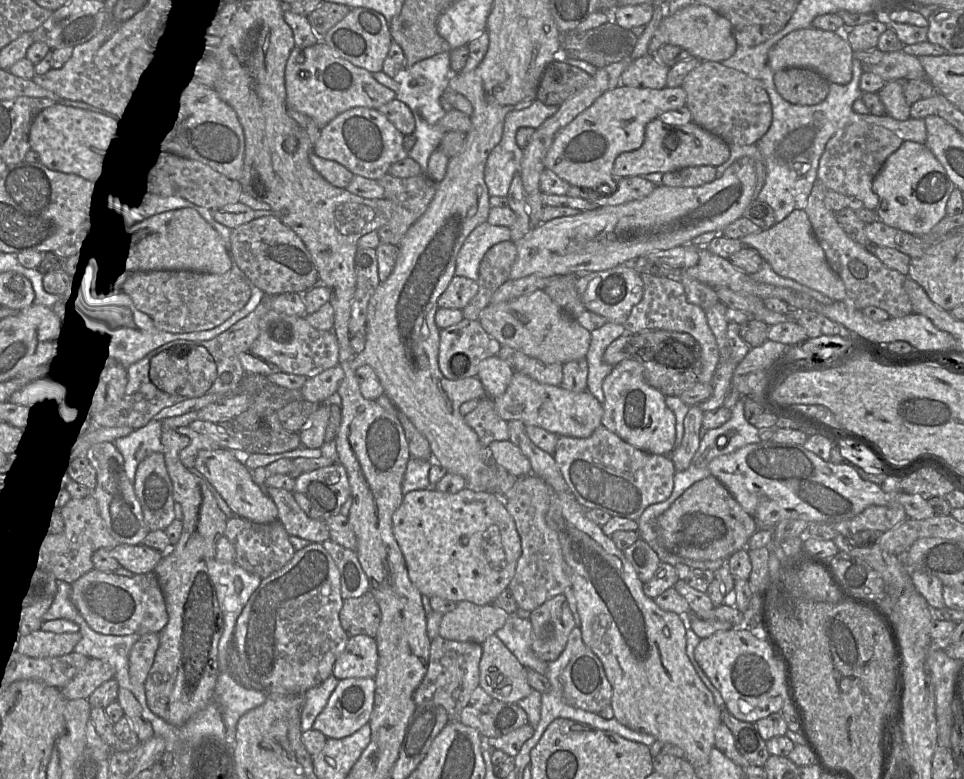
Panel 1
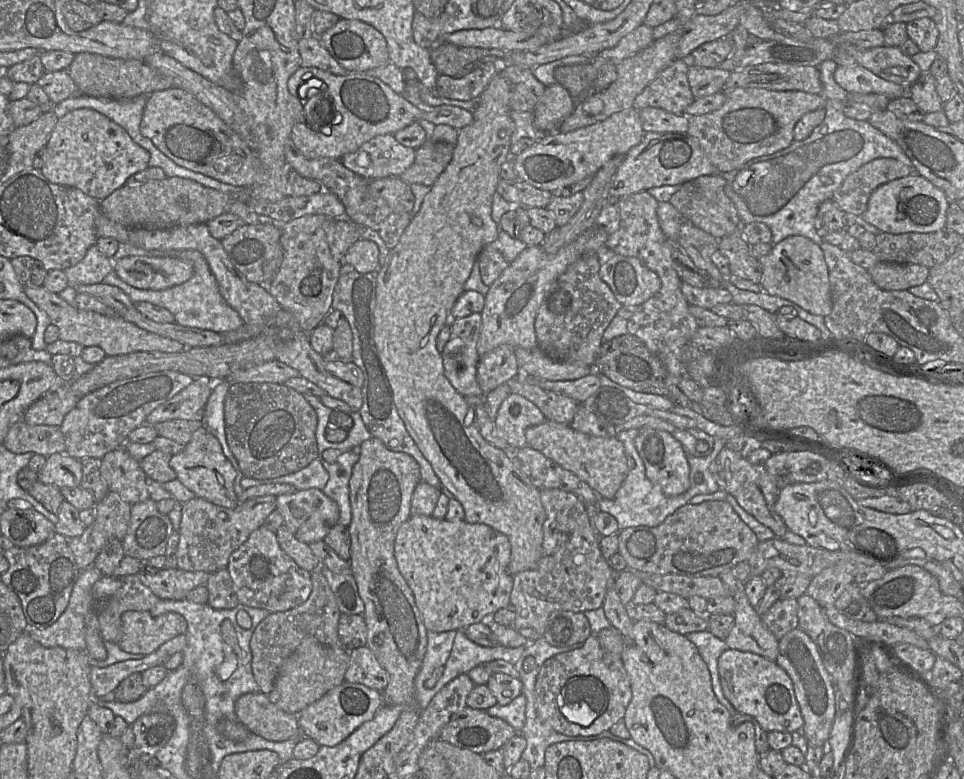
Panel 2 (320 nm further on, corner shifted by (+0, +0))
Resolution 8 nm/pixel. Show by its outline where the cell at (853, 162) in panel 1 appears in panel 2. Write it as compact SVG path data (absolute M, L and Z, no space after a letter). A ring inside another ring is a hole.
M877 158L849 174L831 200L845 213L862 215L872 192L886 182L906 177L913 169L893 158Z

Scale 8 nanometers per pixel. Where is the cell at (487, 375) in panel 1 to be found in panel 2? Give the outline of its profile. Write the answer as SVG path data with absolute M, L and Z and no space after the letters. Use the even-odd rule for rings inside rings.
M510 393L494 421L498 435L514 449L527 446L525 431L546 421L540 409L523 396Z

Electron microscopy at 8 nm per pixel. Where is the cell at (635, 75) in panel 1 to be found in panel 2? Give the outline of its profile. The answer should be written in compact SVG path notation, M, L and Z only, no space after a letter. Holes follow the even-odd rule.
M675 58L673 62L663 69L657 77L635 98L633 107L637 110L646 107L654 107L676 115L685 114L686 108L695 100L688 83L689 66L690 63L688 61Z

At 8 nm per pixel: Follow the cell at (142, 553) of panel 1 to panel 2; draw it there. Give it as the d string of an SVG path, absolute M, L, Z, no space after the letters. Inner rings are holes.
M179 568L147 569L137 574L139 580L159 599L183 600L198 586L206 586L209 573Z

